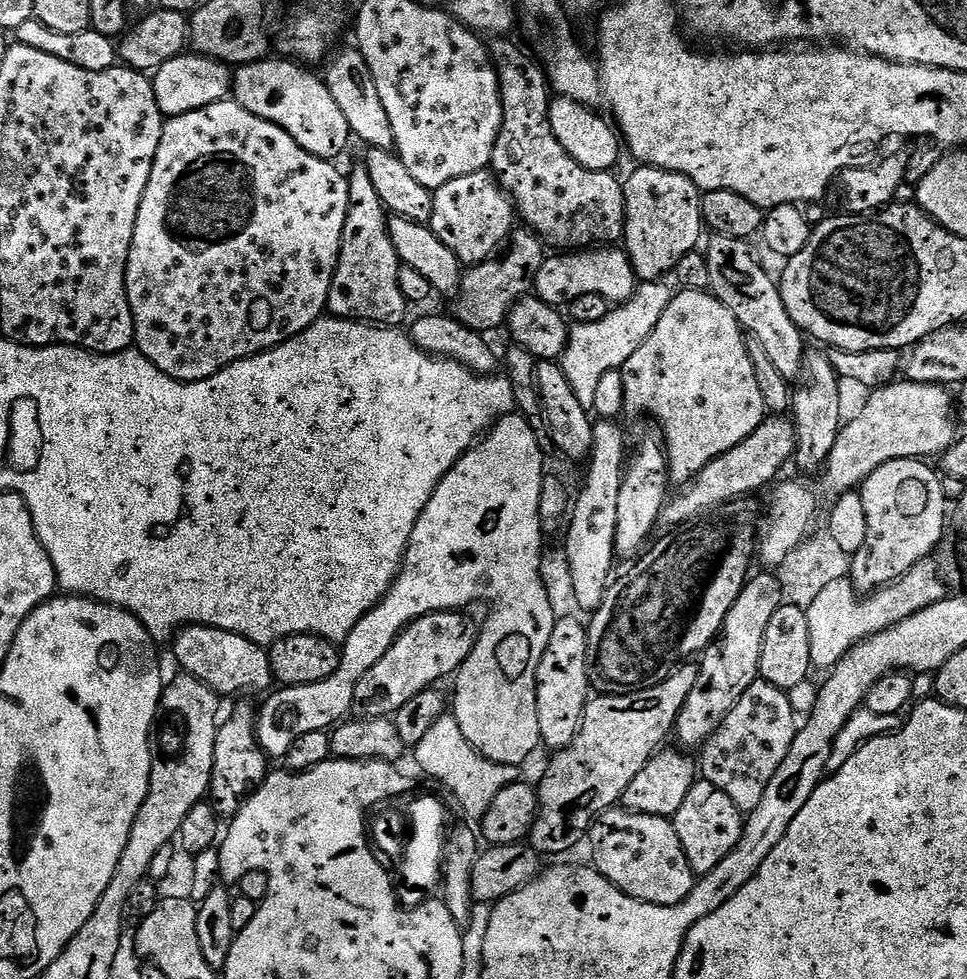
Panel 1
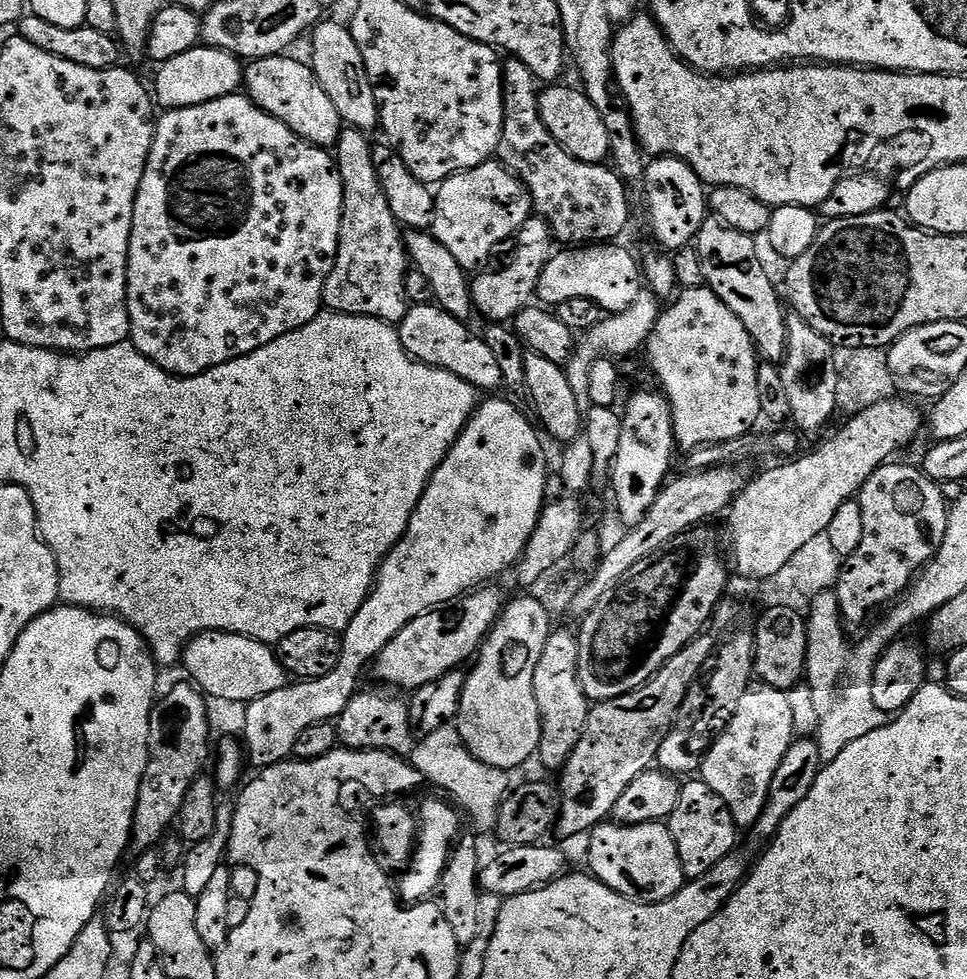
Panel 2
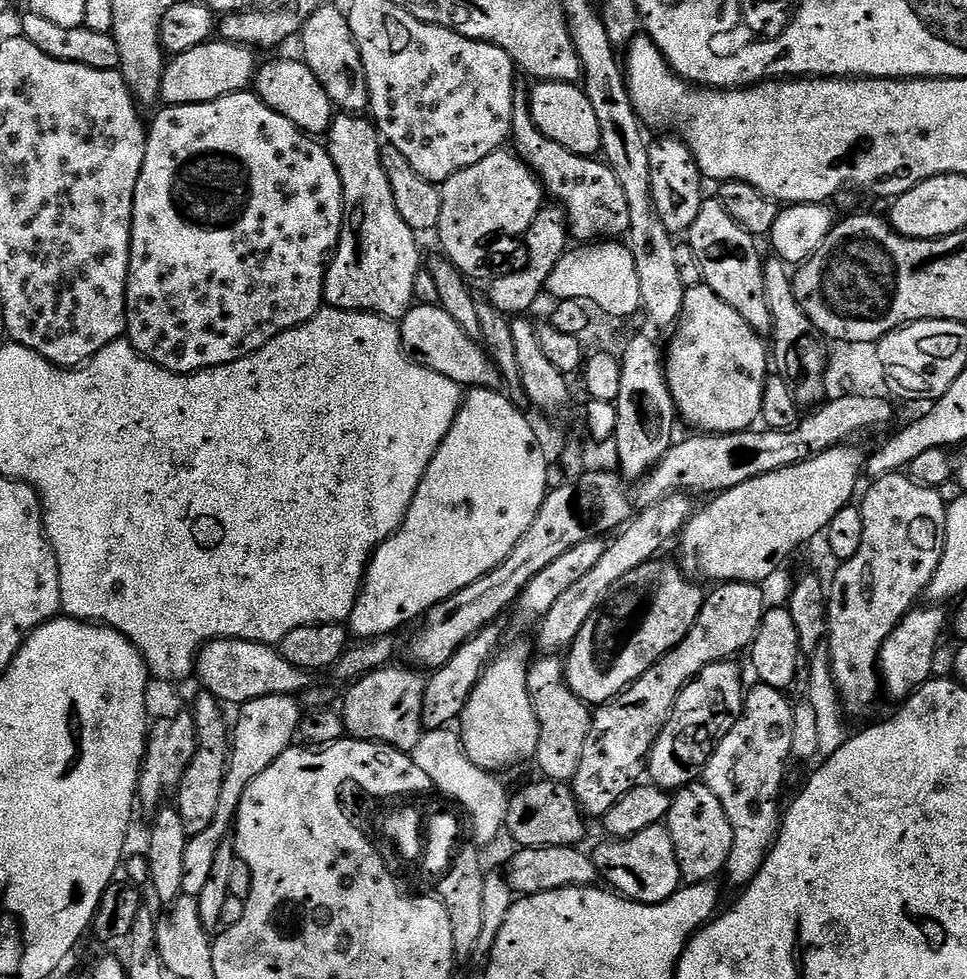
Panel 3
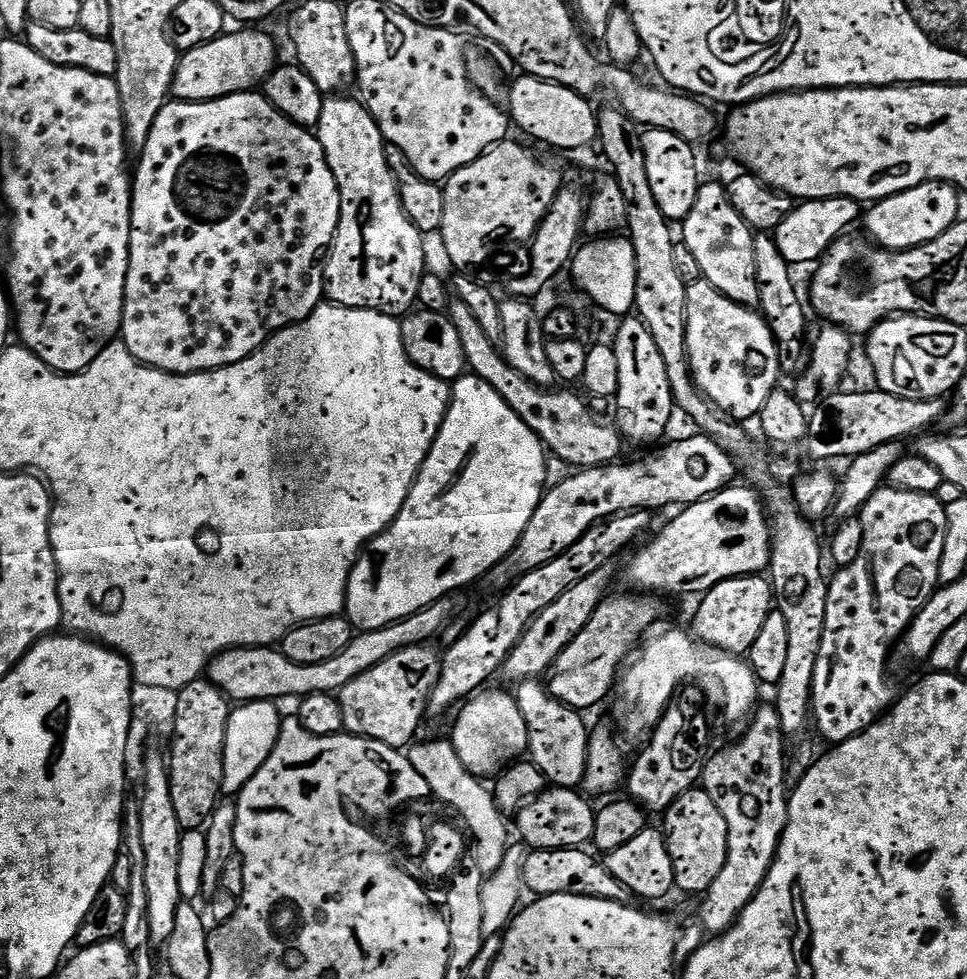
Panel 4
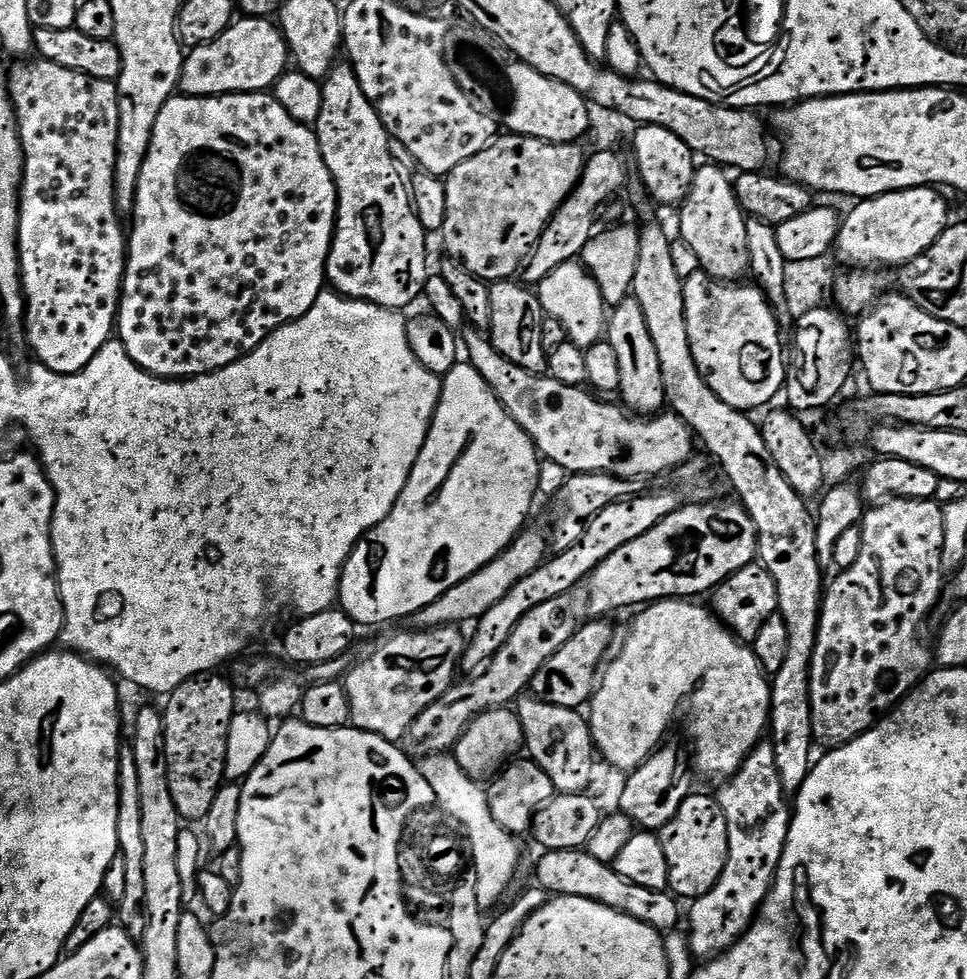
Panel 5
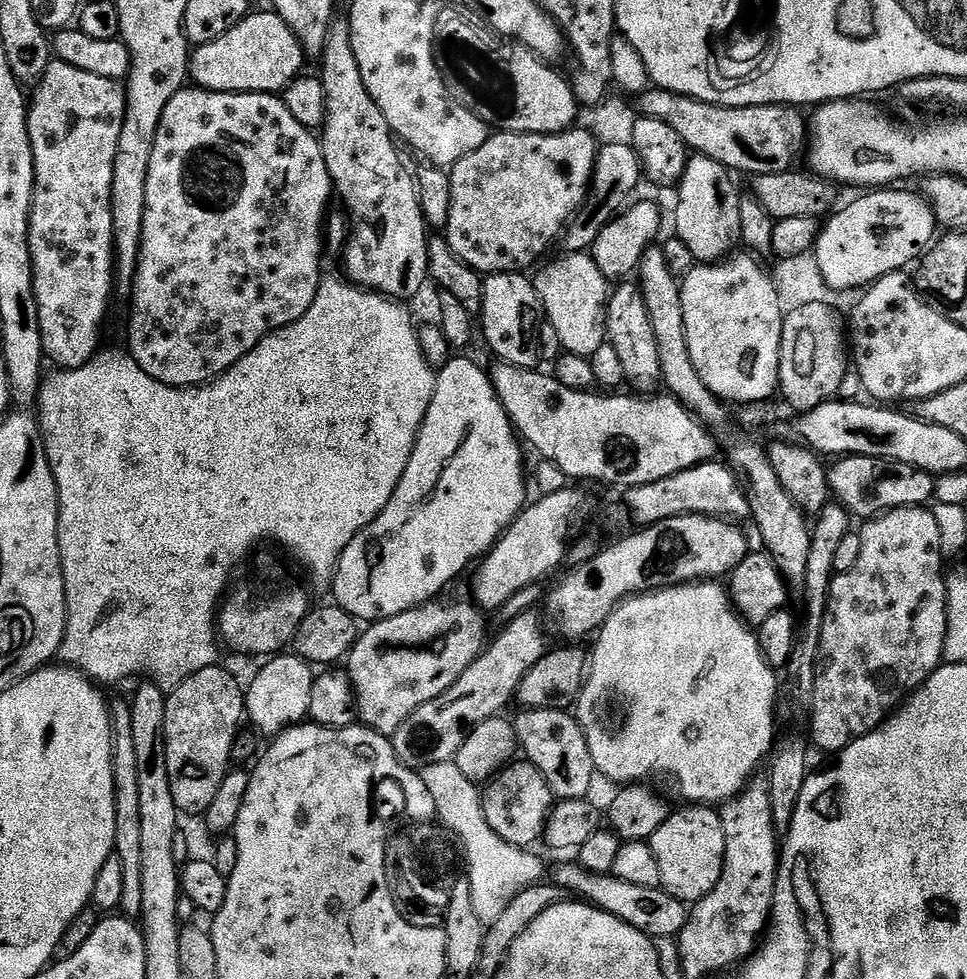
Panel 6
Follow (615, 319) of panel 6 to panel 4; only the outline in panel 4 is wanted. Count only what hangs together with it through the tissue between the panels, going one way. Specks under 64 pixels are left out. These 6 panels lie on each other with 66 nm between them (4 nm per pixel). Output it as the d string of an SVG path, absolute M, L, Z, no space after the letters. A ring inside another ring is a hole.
M639 318L621 319L618 338L612 345L618 354L618 390L614 397L615 427L621 437L632 444L652 444L655 440L665 439L664 431L672 420L674 405L670 378L666 378L666 362L654 343L650 330L646 330Z

